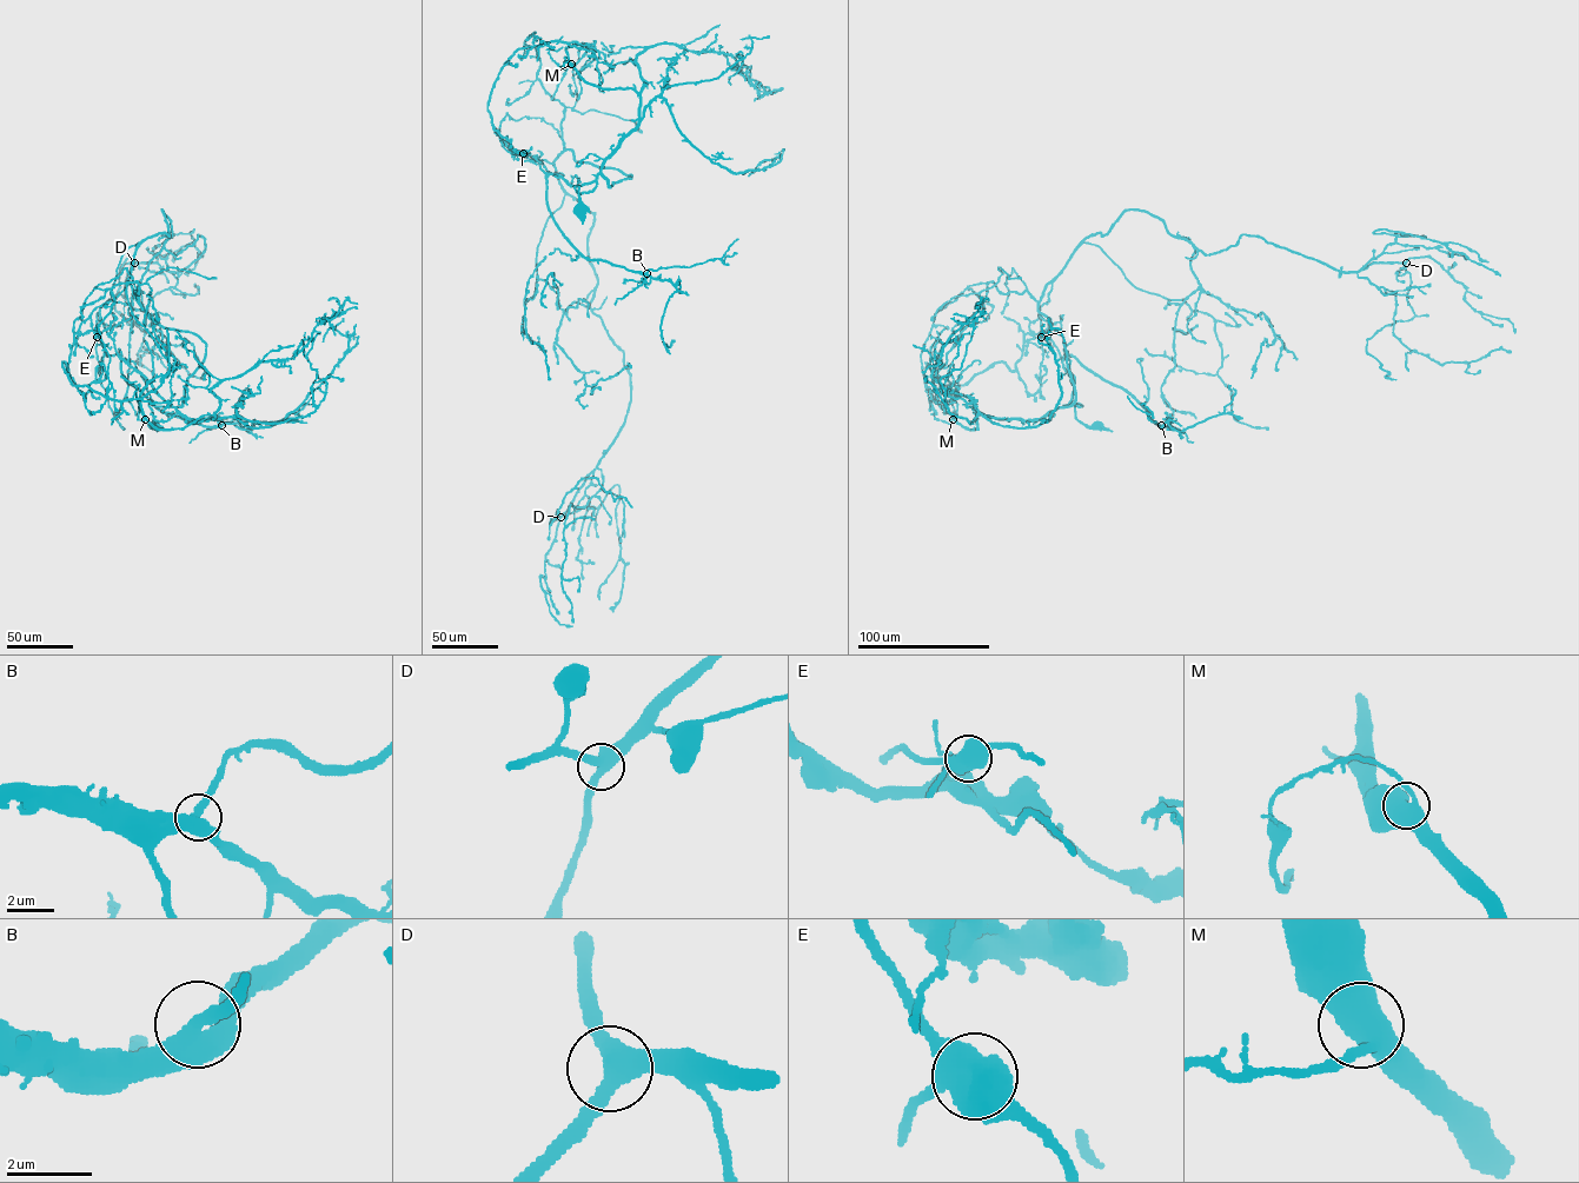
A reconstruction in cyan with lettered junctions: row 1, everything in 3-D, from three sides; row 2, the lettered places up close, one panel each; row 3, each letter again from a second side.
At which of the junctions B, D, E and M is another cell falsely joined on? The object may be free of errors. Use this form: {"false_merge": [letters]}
{"false_merge": ["E"]}

